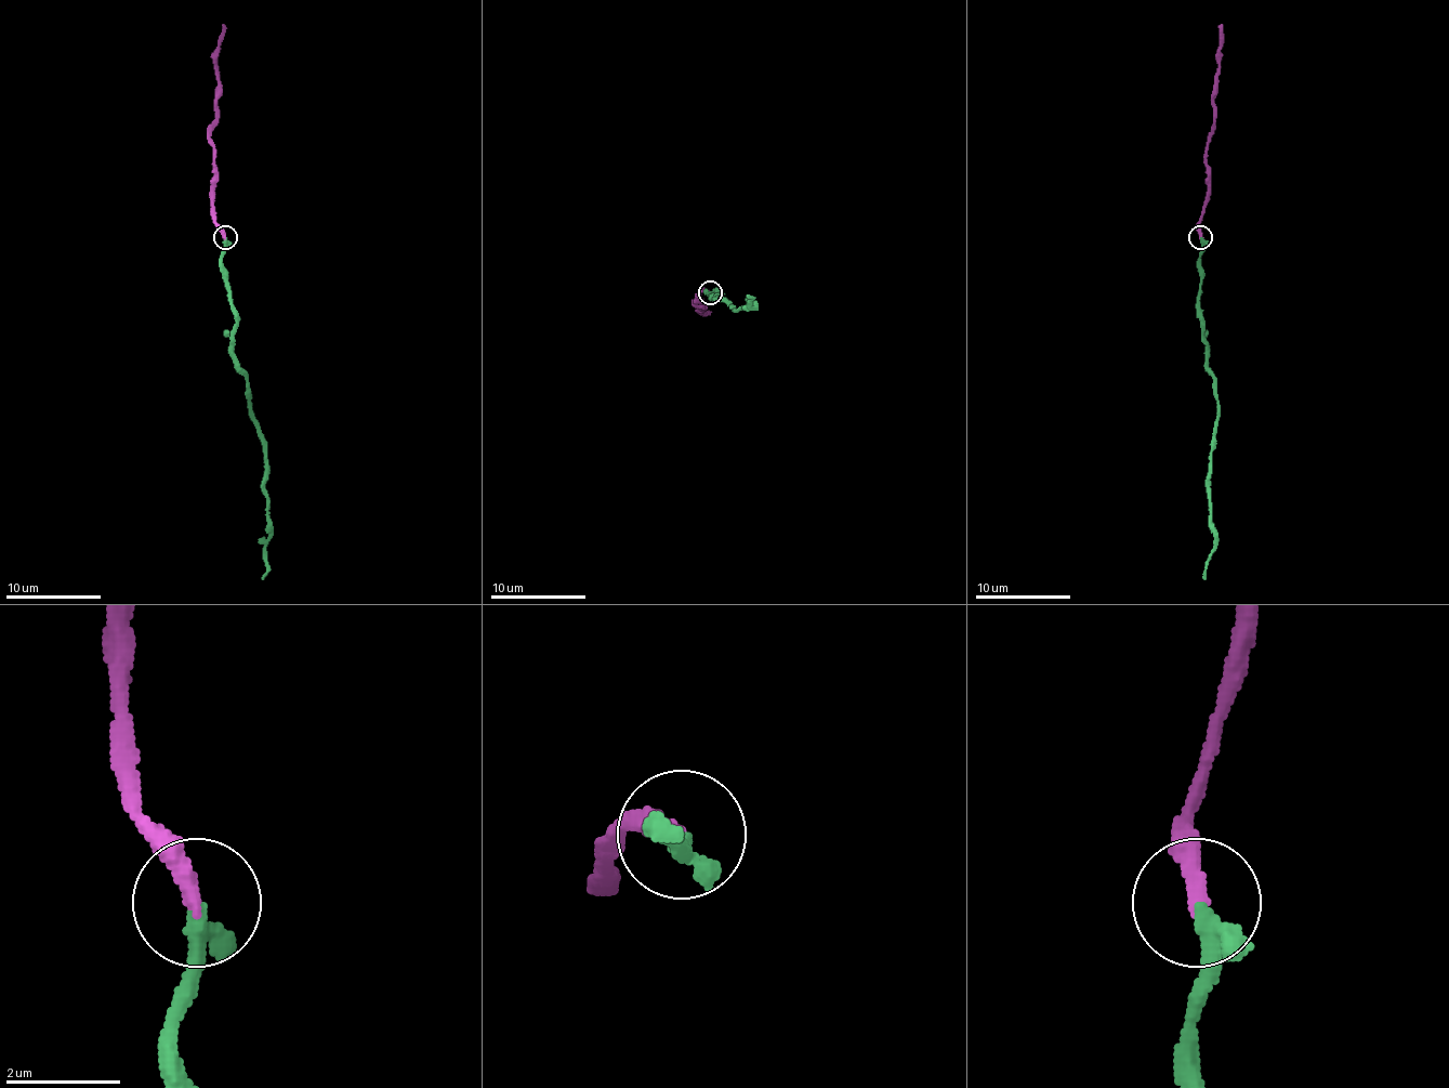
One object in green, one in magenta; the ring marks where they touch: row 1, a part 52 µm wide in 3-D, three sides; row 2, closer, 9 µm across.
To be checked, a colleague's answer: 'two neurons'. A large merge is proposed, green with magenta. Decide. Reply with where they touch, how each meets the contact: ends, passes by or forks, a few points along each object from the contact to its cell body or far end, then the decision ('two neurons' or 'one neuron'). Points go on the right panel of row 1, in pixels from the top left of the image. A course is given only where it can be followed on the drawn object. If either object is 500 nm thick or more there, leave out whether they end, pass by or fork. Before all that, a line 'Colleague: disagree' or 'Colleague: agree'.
Colleague: disagree
place (1200, 237); green ends; magenta ends; course green (1201, 238), (1201, 316), (1206, 362), (1215, 381), (1217, 417), (1211, 447), (1211, 521), (1215, 542), (1203, 578); course magenta (1201, 238), (1201, 217), (1208, 191), (1208, 138), (1223, 24); one neuron

